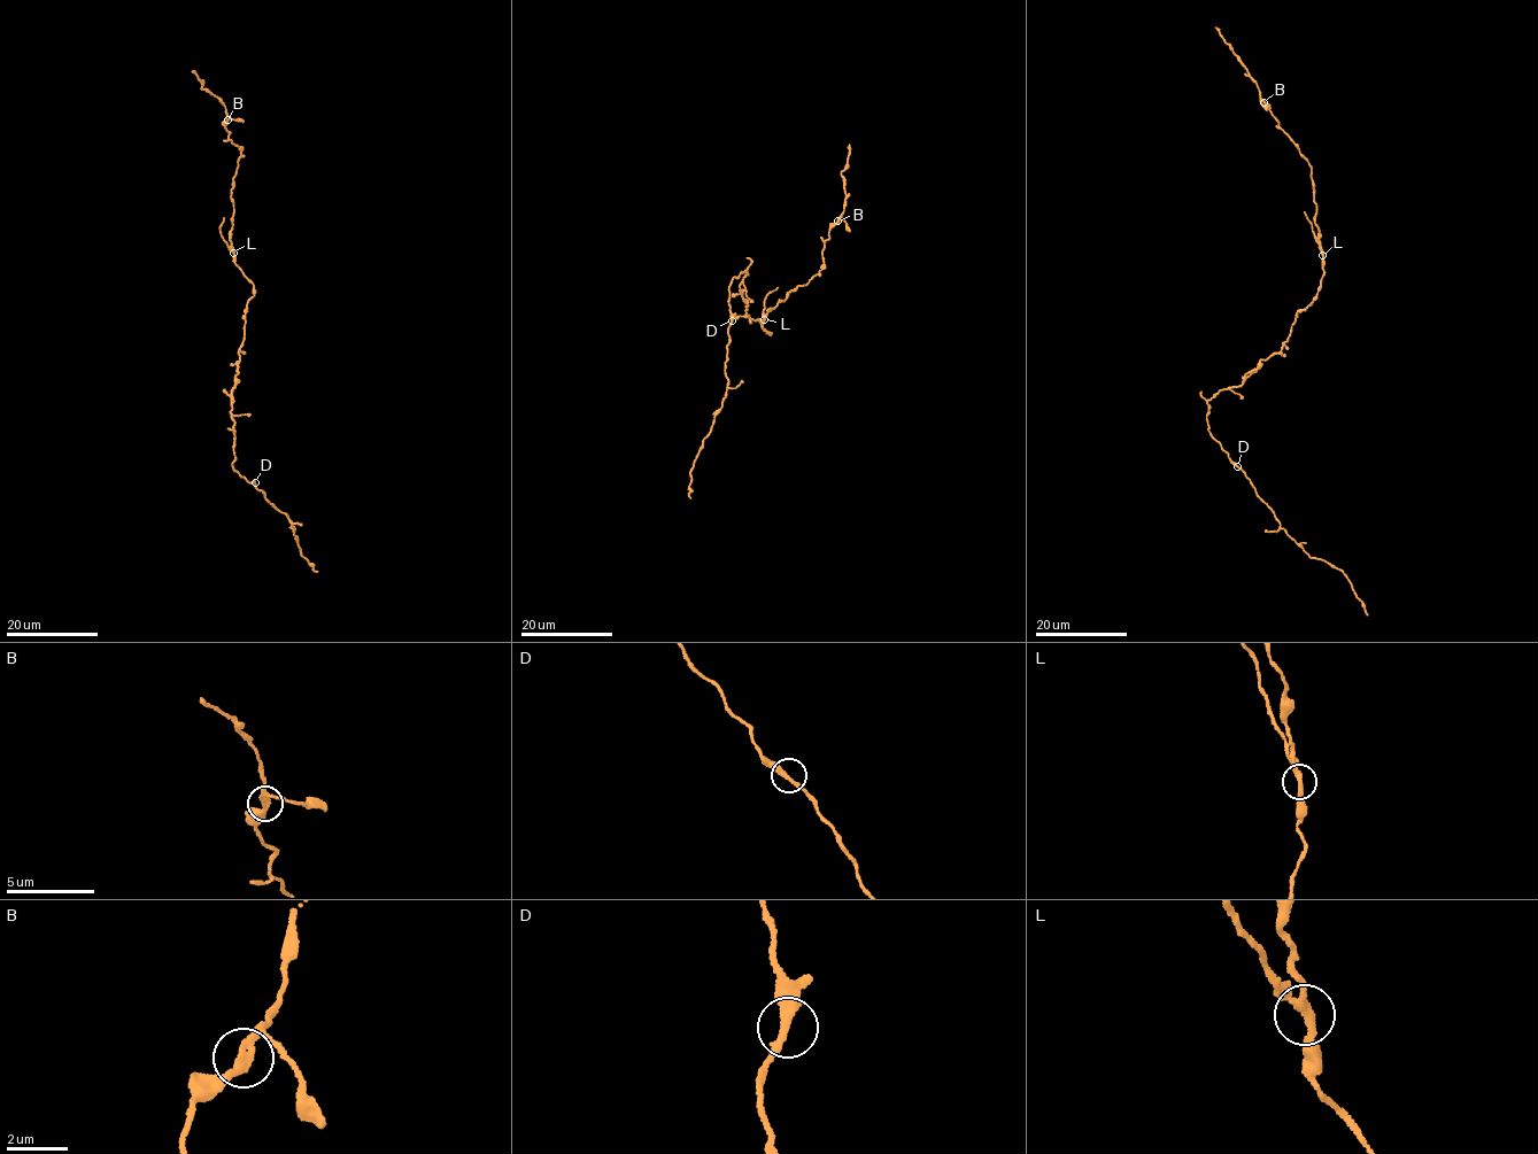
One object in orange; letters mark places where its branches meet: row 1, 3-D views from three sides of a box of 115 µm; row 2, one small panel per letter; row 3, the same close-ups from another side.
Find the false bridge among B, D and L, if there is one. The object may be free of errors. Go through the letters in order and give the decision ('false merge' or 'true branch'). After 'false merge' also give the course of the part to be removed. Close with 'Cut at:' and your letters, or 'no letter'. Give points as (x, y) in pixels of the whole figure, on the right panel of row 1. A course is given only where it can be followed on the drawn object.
B: true branch
D: true branch
L: false merge | (1323, 256), (1305, 211)
Cut at: L

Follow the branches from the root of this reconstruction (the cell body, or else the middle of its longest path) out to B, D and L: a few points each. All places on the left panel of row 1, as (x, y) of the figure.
B: (238, 351), (247, 306), (254, 292), (234, 263), (230, 239), (231, 187), (241, 150), (229, 138), (228, 119)
D: (238, 351), (230, 412), (234, 423), (232, 464), (242, 477), (255, 482)
L: (238, 351), (247, 306), (254, 292), (253, 284), (234, 263), (233, 253)

